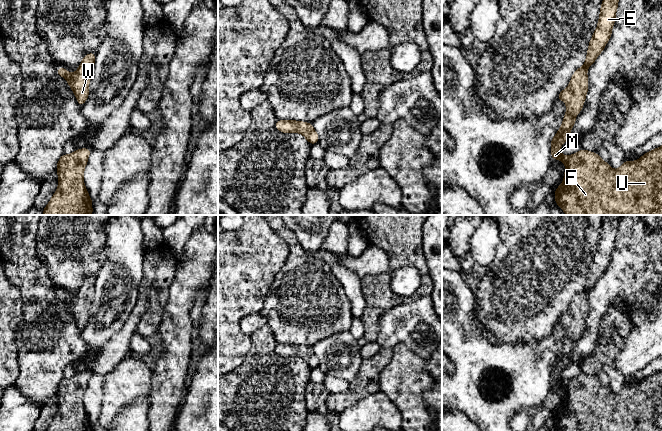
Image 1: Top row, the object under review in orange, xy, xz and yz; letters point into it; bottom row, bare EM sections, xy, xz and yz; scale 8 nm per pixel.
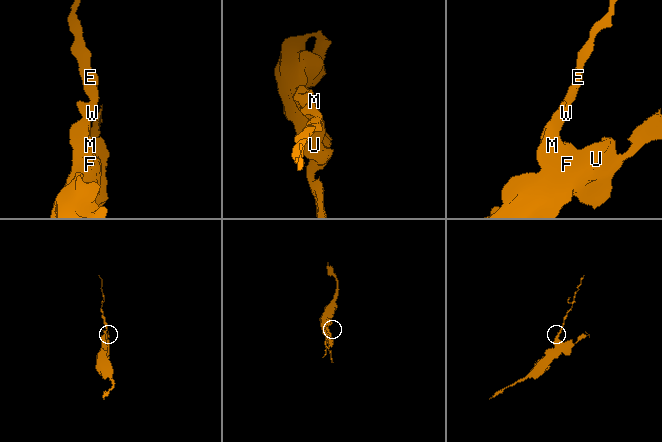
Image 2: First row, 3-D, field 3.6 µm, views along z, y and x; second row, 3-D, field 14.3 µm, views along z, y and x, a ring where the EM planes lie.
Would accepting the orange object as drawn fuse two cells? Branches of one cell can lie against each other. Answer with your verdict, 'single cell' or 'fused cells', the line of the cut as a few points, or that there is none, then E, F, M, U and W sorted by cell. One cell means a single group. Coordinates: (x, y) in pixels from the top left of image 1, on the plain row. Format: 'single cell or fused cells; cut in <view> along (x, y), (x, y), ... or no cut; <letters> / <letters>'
single cell; no cut; E F M U W

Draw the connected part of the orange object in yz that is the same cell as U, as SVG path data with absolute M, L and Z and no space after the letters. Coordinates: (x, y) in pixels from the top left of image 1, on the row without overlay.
M605 215L598 249L589 266L585 287L573 297L568 311L557 320L557 323L566 327L562 349L551 364L552 383L562 385L566 392L563 406L554 417L559 431L662 431L662 370L645 377L636 385L623 386L617 394L603 385L598 377L581 373L572 379L564 380L560 376L560 371L571 362L570 357L575 348L576 339L581 336L586 323L587 294L604 274L611 261L619 221L619 215Z

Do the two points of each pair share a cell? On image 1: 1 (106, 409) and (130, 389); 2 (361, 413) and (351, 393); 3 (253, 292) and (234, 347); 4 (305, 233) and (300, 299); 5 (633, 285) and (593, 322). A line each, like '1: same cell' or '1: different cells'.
1: same cell
2: different cells
3: same cell
4: different cells
5: same cell

